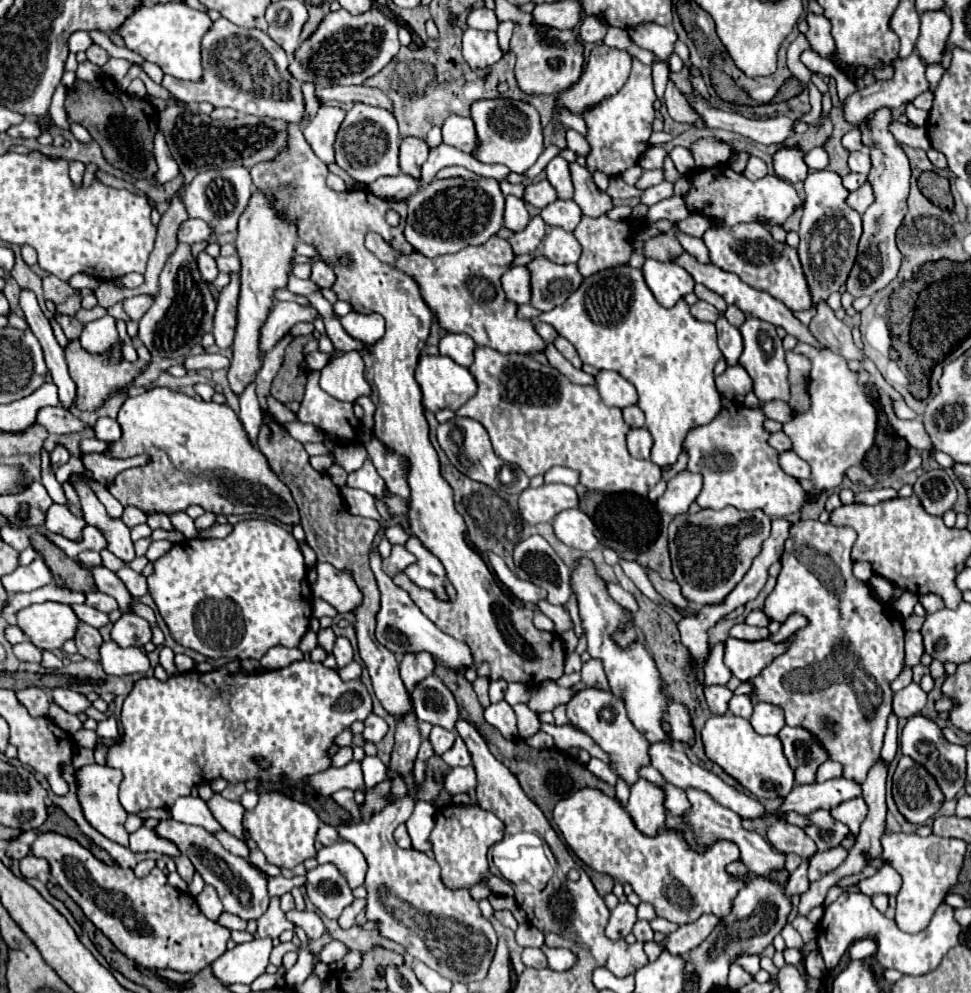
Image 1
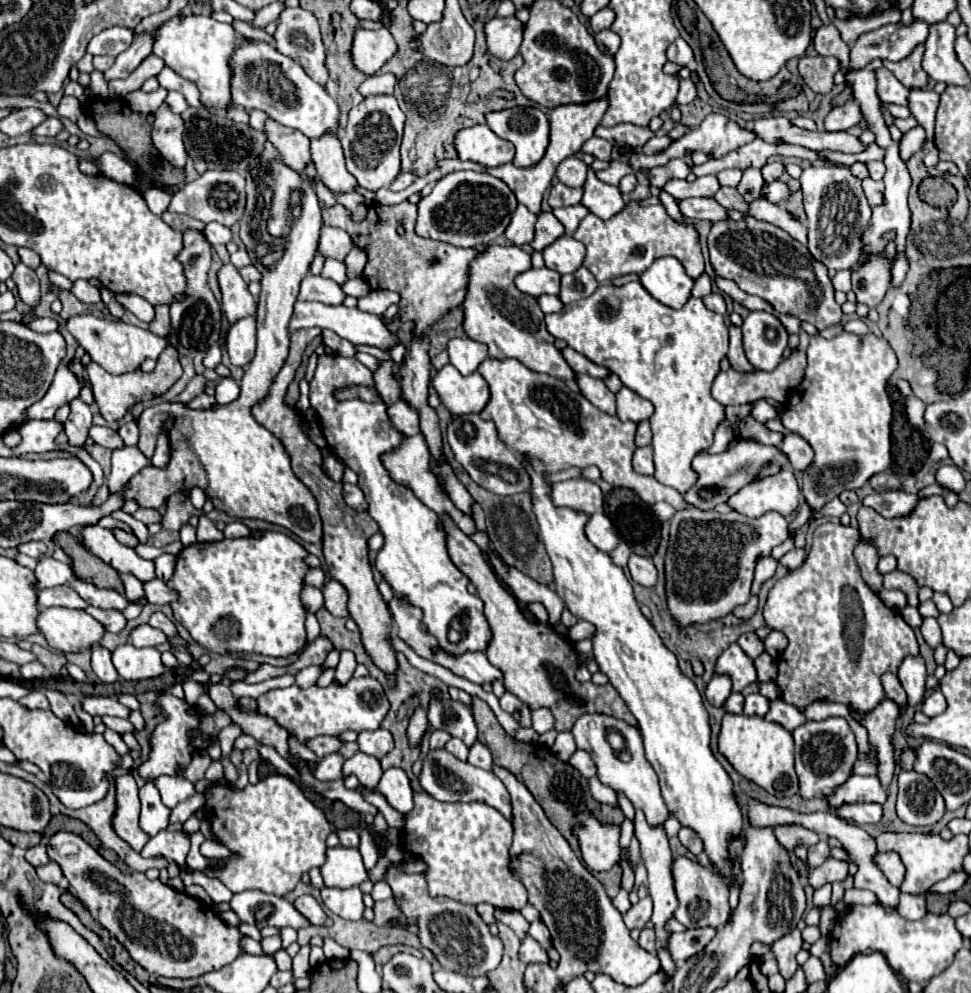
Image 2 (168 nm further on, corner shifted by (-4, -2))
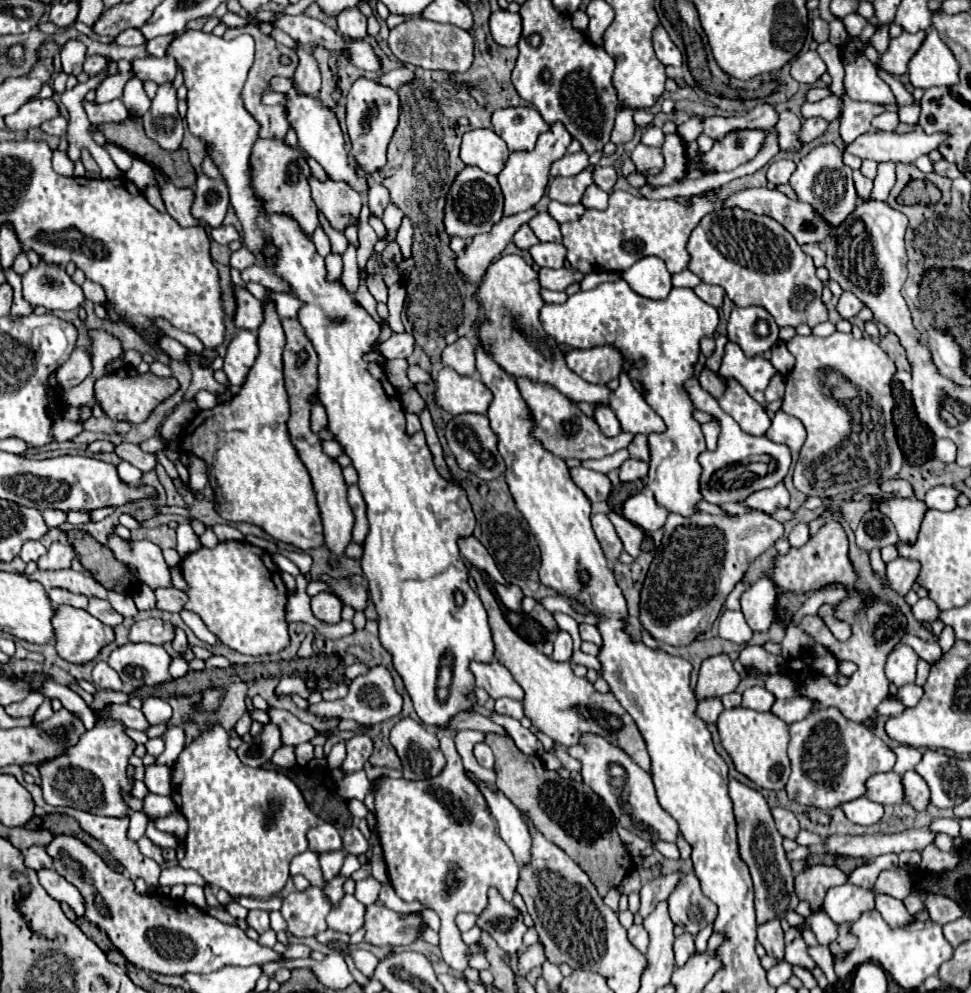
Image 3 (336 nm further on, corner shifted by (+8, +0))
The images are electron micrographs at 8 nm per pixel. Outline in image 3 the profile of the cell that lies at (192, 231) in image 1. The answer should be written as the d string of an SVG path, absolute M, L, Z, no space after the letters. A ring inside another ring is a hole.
M224 225L218 227L218 229L212 229L210 237L212 237L216 243L222 243L222 245L228 245L228 243L240 239L240 235L238 235L238 231L236 231L234 227L224 227Z

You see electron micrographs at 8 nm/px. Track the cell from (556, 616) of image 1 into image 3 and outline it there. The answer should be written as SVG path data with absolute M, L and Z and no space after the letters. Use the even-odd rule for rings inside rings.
M582 623L582 625L580 625L580 637L582 637L582 641L592 641L592 643L596 643L598 647L600 647L600 643L602 643L602 635L600 635L598 627L588 625L588 623Z

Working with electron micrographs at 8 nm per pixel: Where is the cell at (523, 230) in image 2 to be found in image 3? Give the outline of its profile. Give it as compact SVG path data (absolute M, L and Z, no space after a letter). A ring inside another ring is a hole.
M522 225L514 235L514 245L518 249L528 249L528 247L532 247L536 243L540 243L540 241L538 241L538 237L532 233L532 229L528 225Z

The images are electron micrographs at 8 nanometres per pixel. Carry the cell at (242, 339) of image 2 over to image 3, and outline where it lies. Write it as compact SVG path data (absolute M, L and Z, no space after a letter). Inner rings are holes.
M240 329L236 337L230 341L226 357L224 357L224 373L228 375L228 381L234 389L240 389L244 385L244 379L256 361L258 355L258 339L252 331Z

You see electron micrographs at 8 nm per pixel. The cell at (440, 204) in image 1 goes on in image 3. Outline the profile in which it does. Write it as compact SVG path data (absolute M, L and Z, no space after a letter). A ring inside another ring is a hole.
M466 167L454 181L448 197L446 197L446 215L444 225L446 233L458 235L464 239L470 239L480 233L488 233L492 225L496 225L502 219L502 191L498 185L498 179L490 173L484 173L478 167Z

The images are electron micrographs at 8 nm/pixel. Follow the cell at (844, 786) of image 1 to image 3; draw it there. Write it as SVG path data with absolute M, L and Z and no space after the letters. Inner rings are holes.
M894 771L870 777L866 787L868 787L866 797L870 801L882 803L882 805L900 805L900 803L906 801L904 785L902 785L902 775L898 775Z

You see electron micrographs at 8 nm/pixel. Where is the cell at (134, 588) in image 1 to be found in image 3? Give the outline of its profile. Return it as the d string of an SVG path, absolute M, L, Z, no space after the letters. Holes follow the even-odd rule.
M168 587L168 589L156 589L156 599L158 599L158 609L180 613L188 601L188 595L180 589Z

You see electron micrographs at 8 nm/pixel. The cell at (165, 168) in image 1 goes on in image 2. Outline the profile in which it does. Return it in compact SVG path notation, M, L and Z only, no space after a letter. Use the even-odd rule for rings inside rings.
M162 105L154 113L154 129L152 129L152 143L160 151L160 155L176 169L182 169L186 163L186 149L182 141L184 123L180 115L174 115L166 105Z

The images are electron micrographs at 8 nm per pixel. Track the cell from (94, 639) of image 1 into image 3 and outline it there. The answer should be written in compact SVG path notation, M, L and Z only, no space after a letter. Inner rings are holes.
M104 661L96 663L94 671L92 671L92 679L94 685L98 689L114 689L114 691L122 691L122 679L118 677L118 673Z

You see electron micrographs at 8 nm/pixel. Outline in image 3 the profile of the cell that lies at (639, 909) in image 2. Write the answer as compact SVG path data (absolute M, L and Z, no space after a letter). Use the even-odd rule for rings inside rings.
M670 873L670 875L664 875L656 881L648 881L642 885L640 889L640 897L642 897L642 907L640 907L640 915L646 917L650 915L654 909L656 909L656 903L660 901L666 901L668 895L674 891L676 883L680 881L682 873Z

